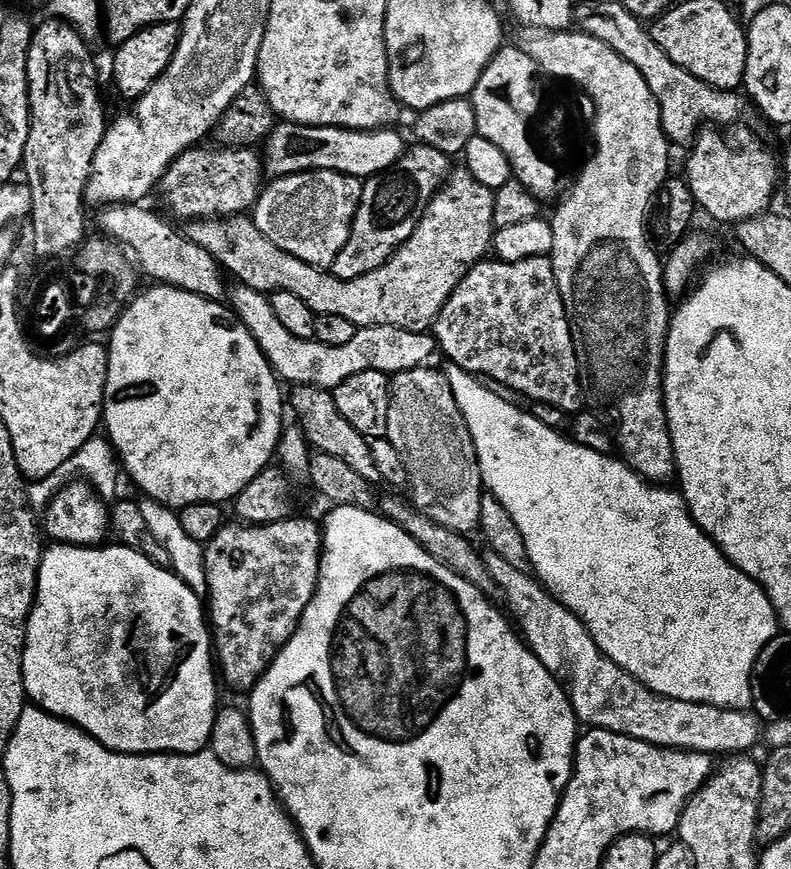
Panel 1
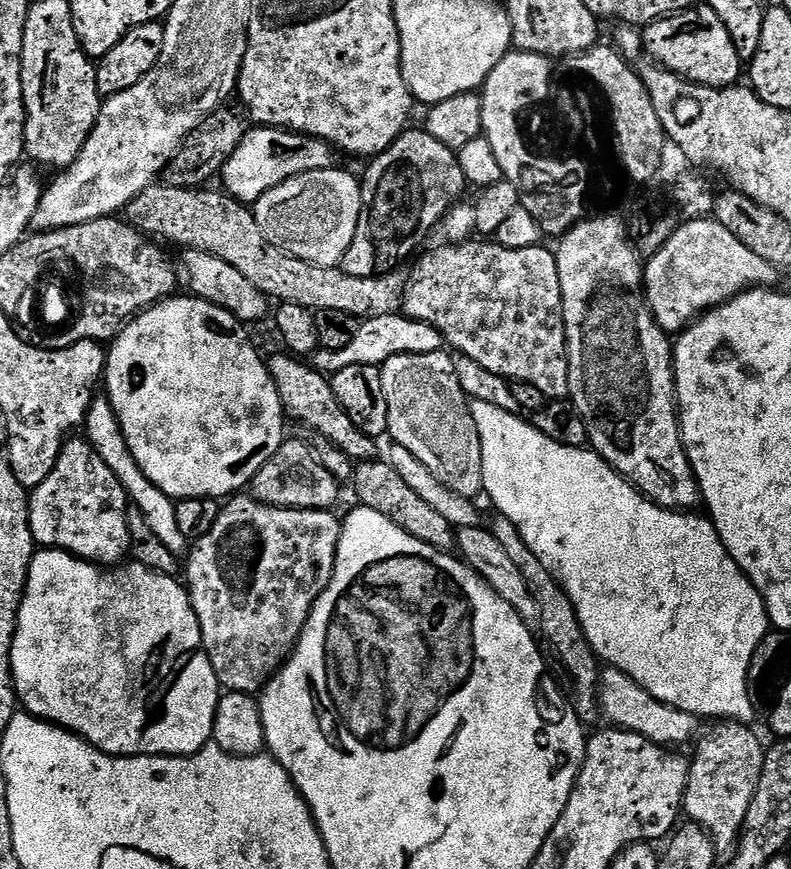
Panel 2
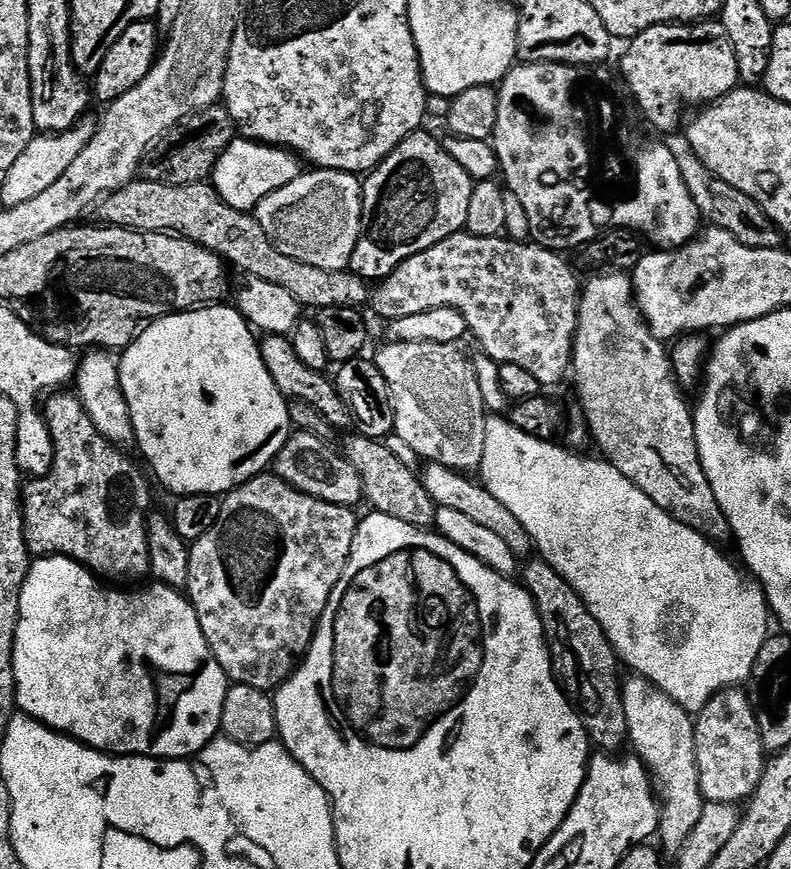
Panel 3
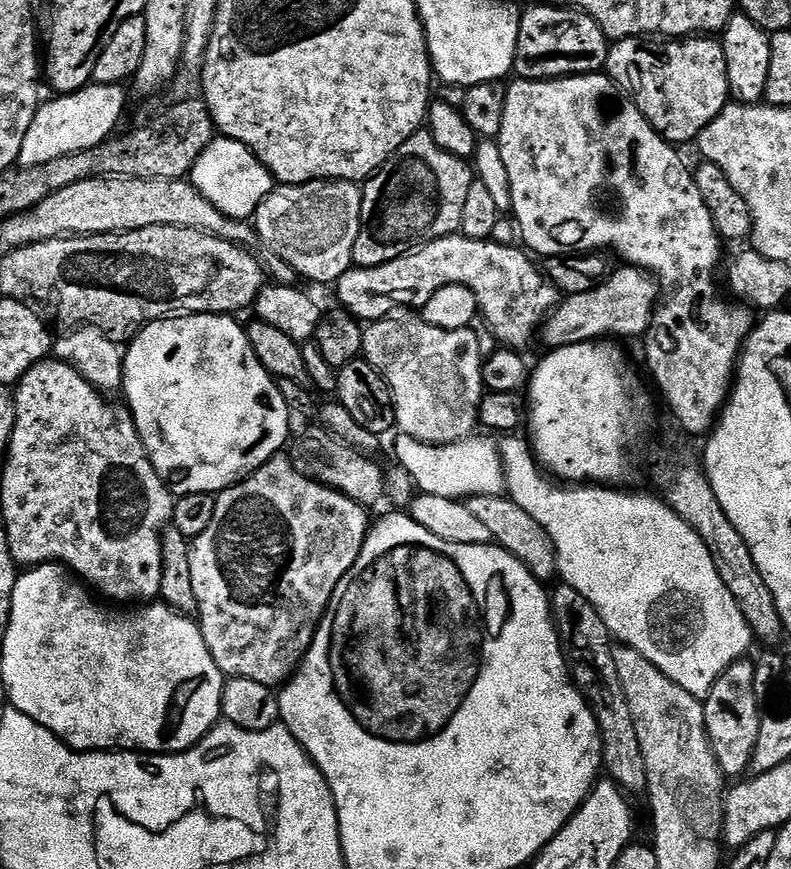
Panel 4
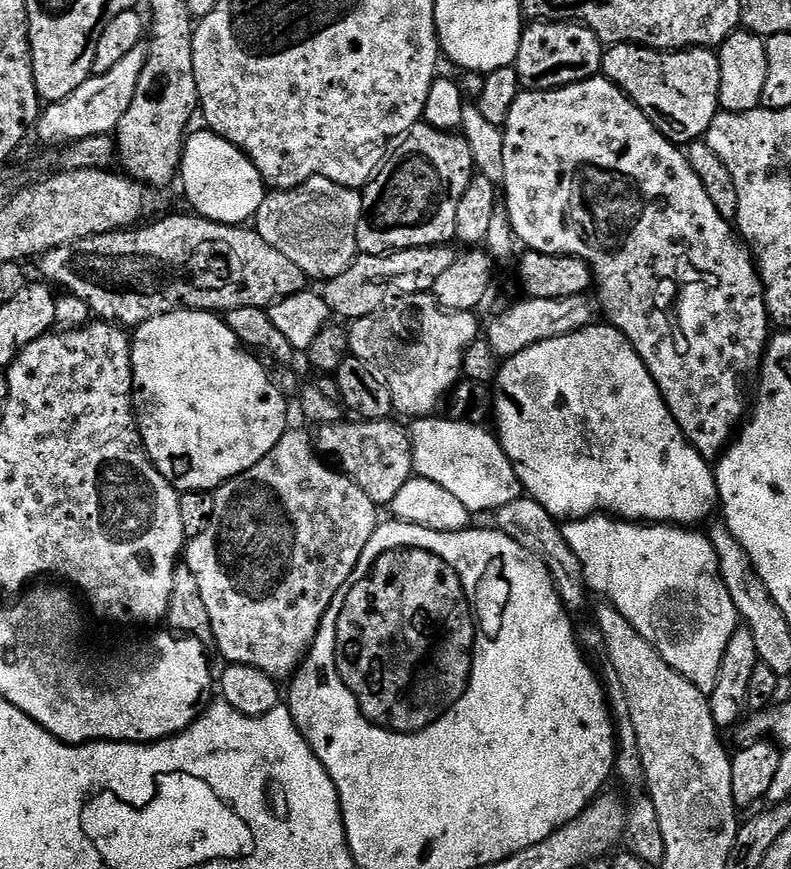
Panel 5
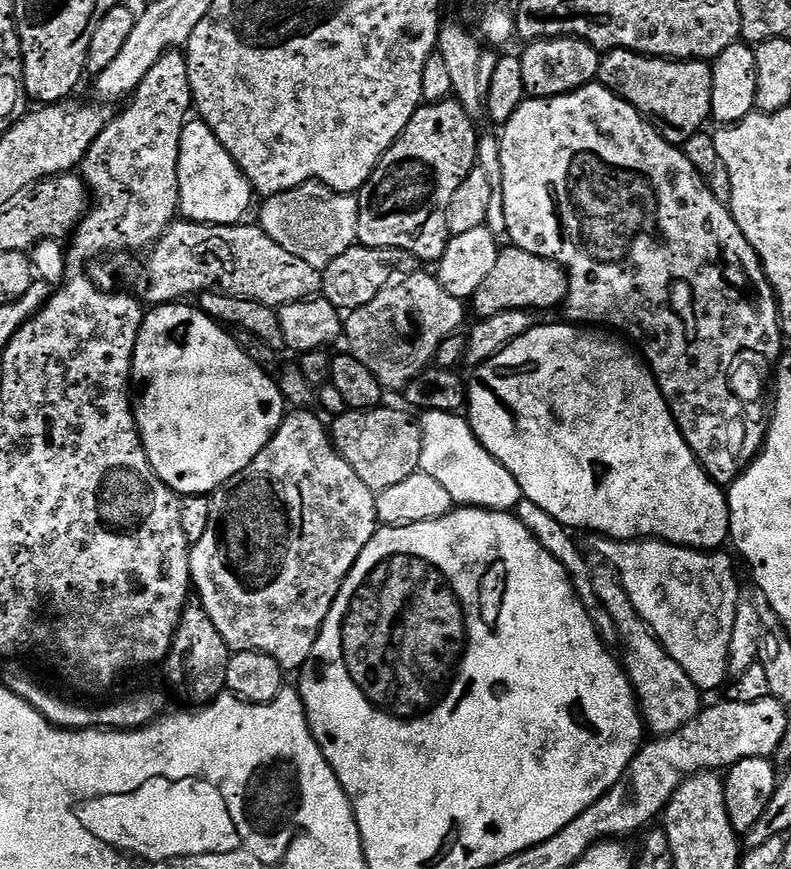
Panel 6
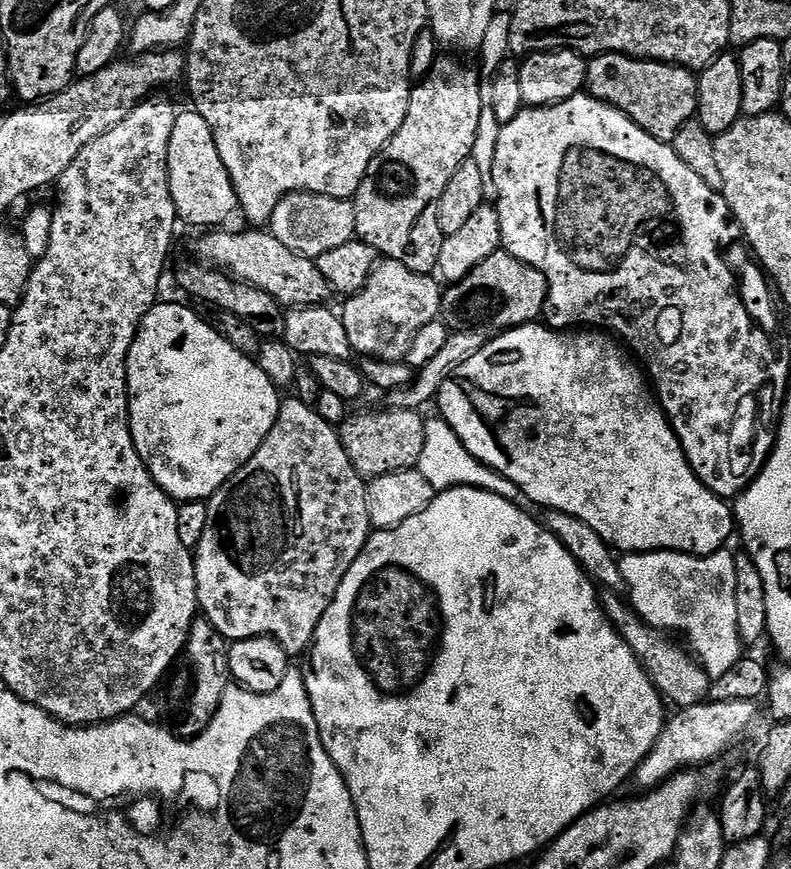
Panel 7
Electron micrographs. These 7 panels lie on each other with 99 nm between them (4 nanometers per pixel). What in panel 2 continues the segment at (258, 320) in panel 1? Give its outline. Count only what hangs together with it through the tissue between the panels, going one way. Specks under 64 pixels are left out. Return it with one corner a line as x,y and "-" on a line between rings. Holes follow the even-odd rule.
403,314
379,316
364,320
360,325
354,342
342,350
320,350
315,353
314,366
320,372
331,374
338,370
346,370
346,366
370,366
371,364
383,366
390,358
402,354
430,354
441,351
446,341
434,326
421,320
412,320

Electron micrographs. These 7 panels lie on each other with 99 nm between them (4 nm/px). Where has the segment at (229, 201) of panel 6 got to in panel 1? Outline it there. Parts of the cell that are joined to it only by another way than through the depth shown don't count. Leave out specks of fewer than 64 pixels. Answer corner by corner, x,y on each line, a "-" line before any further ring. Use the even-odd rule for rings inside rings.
277,123
272,133
268,135
262,148
262,168
272,178
293,176
299,172
337,172
347,176
367,178
384,172
394,166
403,158
406,143
396,132
391,132
391,127
385,126
375,132
359,132
349,128
335,128
334,126
306,126
305,124

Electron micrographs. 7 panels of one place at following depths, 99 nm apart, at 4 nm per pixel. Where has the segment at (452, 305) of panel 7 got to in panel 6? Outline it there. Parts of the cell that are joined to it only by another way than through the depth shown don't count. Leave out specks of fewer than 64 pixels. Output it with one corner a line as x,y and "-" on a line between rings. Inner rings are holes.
504,246
498,254
498,262
494,262
494,270
490,270
486,282
482,282
482,286
478,286
478,290
472,295
470,308
480,318
502,314
506,310
539,313
538,311
548,312
559,304
561,307
567,298
568,273
561,264
555,264
552,260
535,256
515,246

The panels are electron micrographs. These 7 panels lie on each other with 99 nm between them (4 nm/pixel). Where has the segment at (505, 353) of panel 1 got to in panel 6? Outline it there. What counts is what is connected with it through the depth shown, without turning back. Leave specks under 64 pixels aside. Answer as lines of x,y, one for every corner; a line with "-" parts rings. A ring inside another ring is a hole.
357,243
346,250
346,254
338,254
334,262
322,269
320,290
323,299
331,302
344,314
366,306
366,302
374,302
380,291
389,287
397,278
411,276
417,271
418,264
412,254
402,248
367,248
365,244

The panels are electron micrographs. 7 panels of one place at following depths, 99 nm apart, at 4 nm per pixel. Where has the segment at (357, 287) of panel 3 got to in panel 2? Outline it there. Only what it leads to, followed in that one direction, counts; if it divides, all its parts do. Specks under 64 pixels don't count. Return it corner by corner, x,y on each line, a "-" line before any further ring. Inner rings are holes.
157,182
152,187
142,190
142,194
138,194
138,198
134,198
128,203
127,223
149,238
159,238
161,241
169,240
172,244
180,244
181,249
202,250
214,258
222,258
222,262
230,262
230,266
234,266
238,270
238,274
244,275
249,282
254,282
254,286
258,286
258,290
262,290
276,302
306,306
316,312
342,310
346,314
364,320
393,315
401,307
406,280
403,275
400,277
399,271
370,278
354,278
349,272
345,272
343,267
323,268
314,266
302,258
294,258
289,252
283,252
278,246
274,246
266,238
266,234
262,234
262,226
258,226
255,211
249,205
241,204
233,196
220,190
217,192
204,191
208,190
175,188
169,184

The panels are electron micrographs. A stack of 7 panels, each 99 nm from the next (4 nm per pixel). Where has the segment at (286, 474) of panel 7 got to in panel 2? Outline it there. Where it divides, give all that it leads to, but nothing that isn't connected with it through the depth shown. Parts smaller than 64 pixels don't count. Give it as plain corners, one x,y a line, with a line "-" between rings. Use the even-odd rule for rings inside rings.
237,494
221,507
218,522
214,522
210,534
206,534
202,539
191,545
186,556
188,558
188,564
186,560
186,572
188,568
186,587
188,595
192,597
192,609
200,623
204,649
210,658
210,666
214,666
221,689
230,692
259,693
267,688
268,681
287,664
289,656
292,655
296,643
300,641
300,636
304,632
308,615
311,614
316,599
326,590
336,565
336,551
338,550
342,527
341,517
339,515
336,517
336,514
335,511
322,508
279,508
278,506
264,504
251,494

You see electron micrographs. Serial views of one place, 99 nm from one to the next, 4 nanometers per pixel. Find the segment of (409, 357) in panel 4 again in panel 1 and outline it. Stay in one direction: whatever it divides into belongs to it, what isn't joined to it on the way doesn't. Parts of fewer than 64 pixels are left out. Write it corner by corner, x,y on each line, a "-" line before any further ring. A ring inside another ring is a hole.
425,366
397,372
391,377
390,383
392,393
387,440
397,448
397,454
404,460
410,489
412,488
411,503
426,518
430,518
446,530
461,534
475,533
480,527
482,498
486,489
480,473
478,454
474,450
474,438
470,438
470,430
466,426
464,415
460,407
454,403
450,382
444,377
443,371
435,372
432,366

